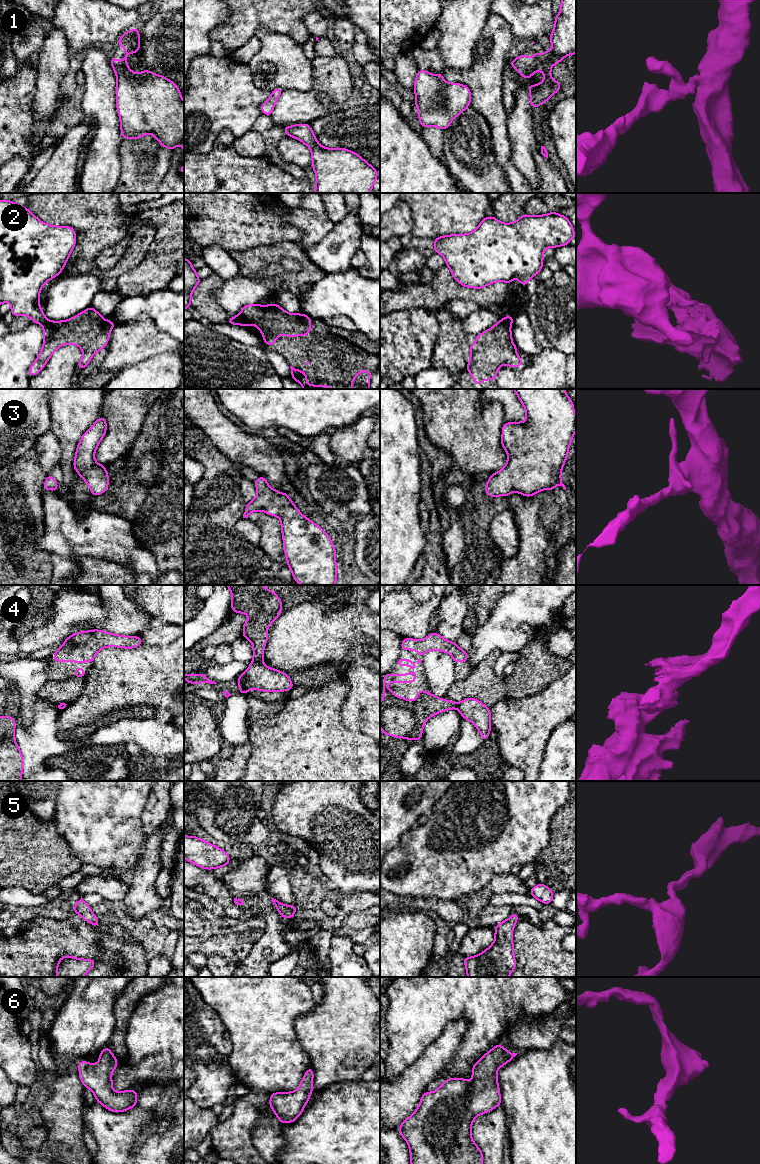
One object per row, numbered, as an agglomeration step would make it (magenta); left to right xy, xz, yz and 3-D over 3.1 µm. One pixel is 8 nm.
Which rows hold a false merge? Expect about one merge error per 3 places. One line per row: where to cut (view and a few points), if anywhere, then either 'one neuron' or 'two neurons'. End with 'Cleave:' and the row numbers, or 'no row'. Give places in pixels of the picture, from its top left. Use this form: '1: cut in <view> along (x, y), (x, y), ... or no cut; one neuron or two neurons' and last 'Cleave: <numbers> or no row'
1: no cut; one neuron
2: cut in xz along (238, 314), (243, 324); two neurons
3: no cut; one neuron
4: cut in xz along (253, 660), (261, 662); two neurons
5: no cut; one neuron
6: no cut; one neuron
Cleave: 2, 4

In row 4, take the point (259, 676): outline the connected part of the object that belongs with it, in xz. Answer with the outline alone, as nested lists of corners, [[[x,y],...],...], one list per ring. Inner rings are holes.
[[[252,661],[236,680],[239,684],[239,693],[245,695],[250,688],[264,692],[283,692],[291,690],[294,686],[286,673],[258,661]]]

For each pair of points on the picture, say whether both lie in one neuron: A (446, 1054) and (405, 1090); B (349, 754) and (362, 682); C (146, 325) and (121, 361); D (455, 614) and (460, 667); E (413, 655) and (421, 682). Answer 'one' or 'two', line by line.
A: one
B: two
C: one
D: two
E: one

